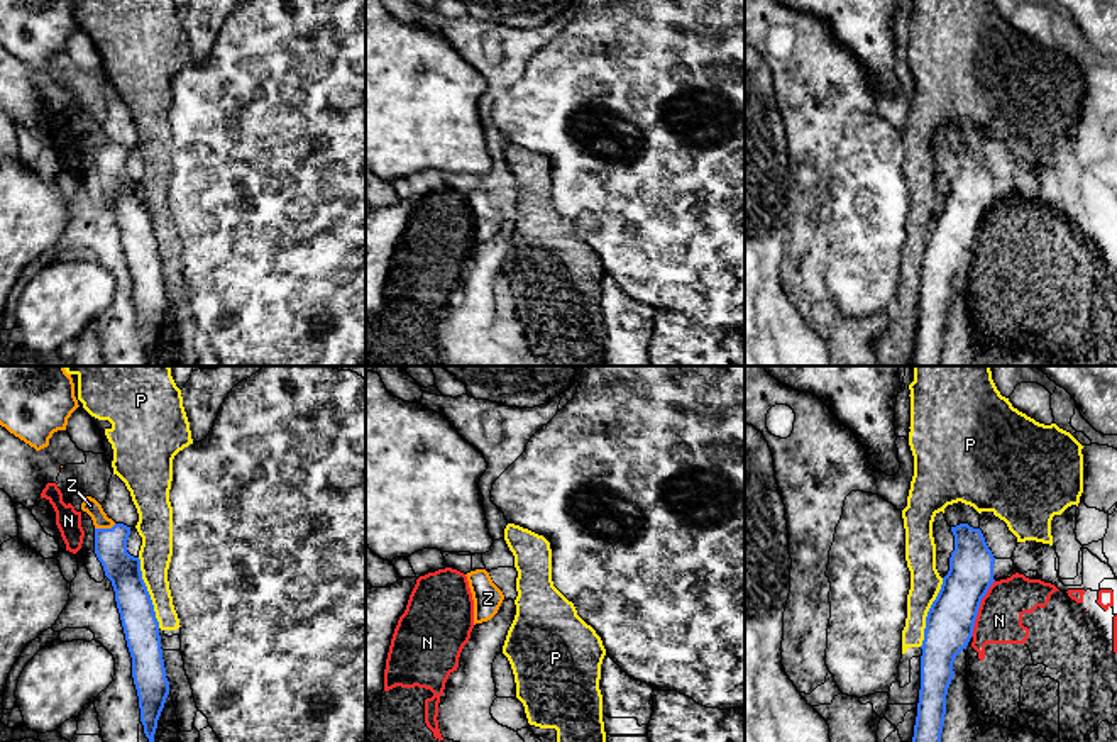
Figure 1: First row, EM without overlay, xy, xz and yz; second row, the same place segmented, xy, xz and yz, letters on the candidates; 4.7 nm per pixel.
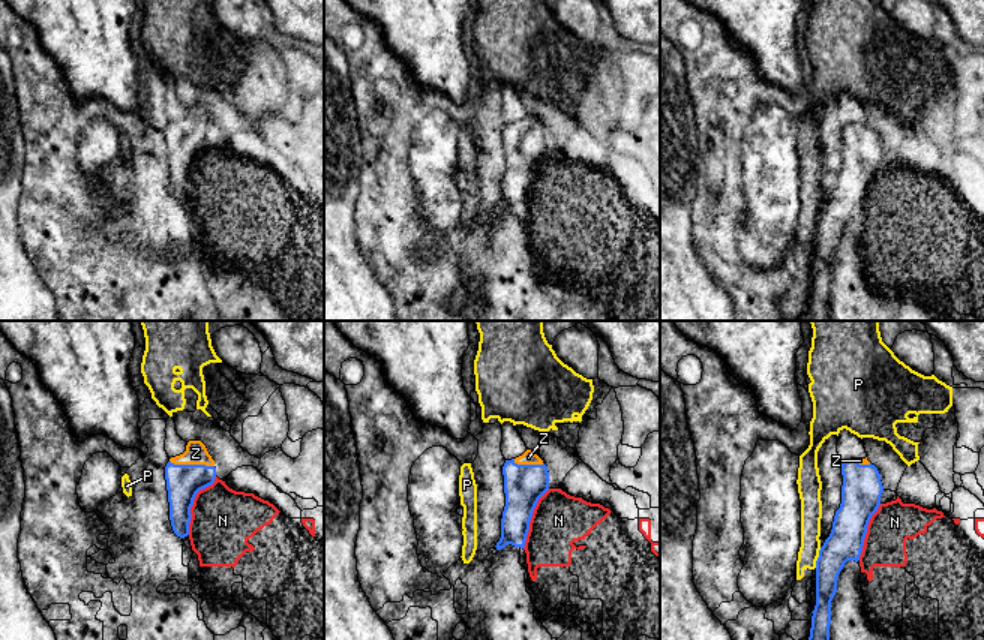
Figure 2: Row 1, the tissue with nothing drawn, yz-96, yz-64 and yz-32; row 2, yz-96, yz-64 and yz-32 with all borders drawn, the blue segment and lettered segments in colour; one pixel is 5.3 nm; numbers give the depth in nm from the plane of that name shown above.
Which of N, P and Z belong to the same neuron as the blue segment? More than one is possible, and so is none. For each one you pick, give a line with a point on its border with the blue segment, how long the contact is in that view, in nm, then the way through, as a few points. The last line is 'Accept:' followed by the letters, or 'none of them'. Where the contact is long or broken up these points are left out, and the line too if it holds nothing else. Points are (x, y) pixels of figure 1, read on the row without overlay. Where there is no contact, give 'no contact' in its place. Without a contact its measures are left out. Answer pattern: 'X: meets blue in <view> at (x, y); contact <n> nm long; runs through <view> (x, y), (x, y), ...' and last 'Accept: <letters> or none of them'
Z: meets blue in xy at (105, 149); contact 110 nm long
Accept: Z

